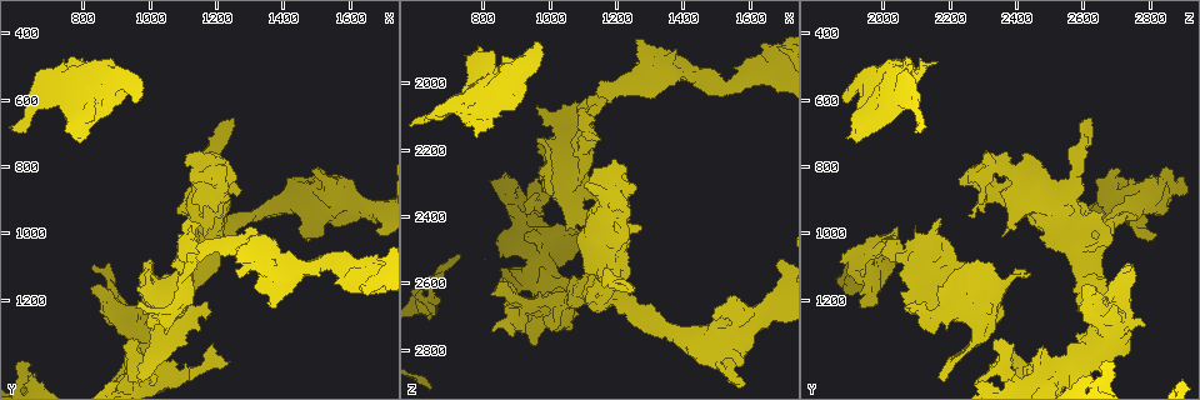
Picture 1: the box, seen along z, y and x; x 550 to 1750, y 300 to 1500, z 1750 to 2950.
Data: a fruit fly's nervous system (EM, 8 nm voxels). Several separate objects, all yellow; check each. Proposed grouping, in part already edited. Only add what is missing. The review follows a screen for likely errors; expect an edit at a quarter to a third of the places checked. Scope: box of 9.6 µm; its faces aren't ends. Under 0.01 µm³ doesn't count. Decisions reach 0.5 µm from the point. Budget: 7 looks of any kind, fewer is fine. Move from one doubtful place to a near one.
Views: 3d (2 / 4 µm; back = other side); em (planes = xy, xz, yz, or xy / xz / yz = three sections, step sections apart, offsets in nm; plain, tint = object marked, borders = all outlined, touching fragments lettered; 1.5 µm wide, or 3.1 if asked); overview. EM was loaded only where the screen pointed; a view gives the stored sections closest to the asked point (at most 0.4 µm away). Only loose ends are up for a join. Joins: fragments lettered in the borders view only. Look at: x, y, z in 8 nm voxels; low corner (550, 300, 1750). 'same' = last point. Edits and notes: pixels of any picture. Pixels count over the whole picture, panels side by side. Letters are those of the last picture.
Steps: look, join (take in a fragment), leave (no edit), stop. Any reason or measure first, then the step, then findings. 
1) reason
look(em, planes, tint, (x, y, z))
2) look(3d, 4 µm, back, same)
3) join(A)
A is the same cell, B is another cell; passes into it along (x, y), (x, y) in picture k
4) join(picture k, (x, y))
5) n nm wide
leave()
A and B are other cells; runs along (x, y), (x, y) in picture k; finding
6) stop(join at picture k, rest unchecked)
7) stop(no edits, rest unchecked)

long arm stops here
look(em, xy, step 4, borders, (830, 1100, 2740))

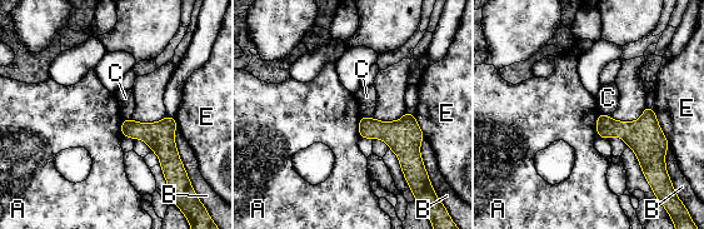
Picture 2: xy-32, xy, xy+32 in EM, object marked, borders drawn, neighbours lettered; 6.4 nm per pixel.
leave()
A, B, C and E are other cells; border along (599, 114), (597, 119), (597, 135) in picture 2; none of them fits

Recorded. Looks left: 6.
branch stops here
look(3d, 2 µm, (1460, 990, 2810))

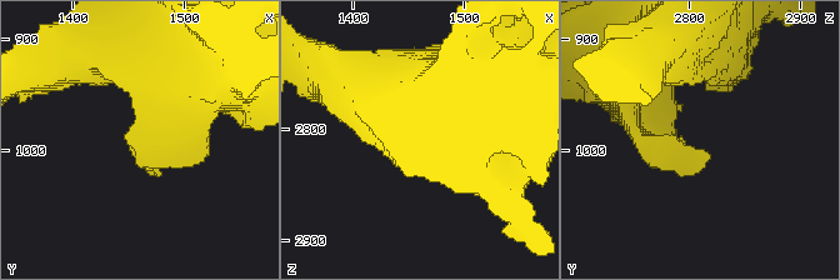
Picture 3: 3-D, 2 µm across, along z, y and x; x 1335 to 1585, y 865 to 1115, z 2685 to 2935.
look(em, xy, step 8, tint, same)

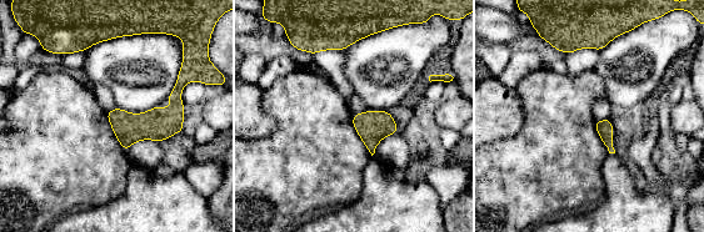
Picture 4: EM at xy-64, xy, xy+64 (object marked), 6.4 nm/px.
cut it another way
look(em, planes, borders, same)

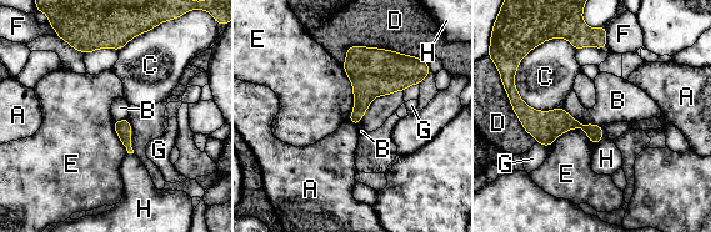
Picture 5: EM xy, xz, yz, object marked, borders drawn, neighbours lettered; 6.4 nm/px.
leave()
A, B, C, D, E, F, G and H are other cells; runs along (519, 101), (537, 122), (600, 134) in picture 5; no lettered fragment goes on from it

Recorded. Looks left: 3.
stops while still wide
look(3d, 2 µm, (790, 710, 1880))

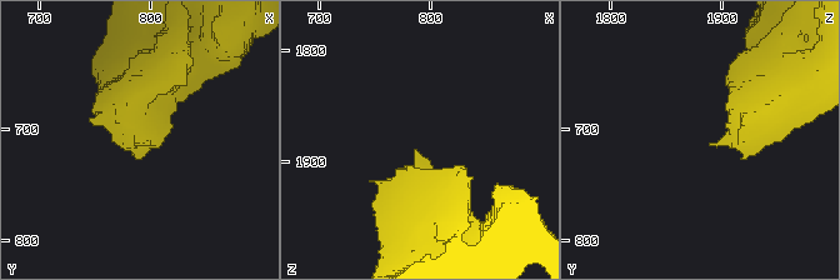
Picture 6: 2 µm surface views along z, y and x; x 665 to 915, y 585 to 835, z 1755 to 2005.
shape alone is not enough
look(em, planes, borders, (788, 716, 1888))

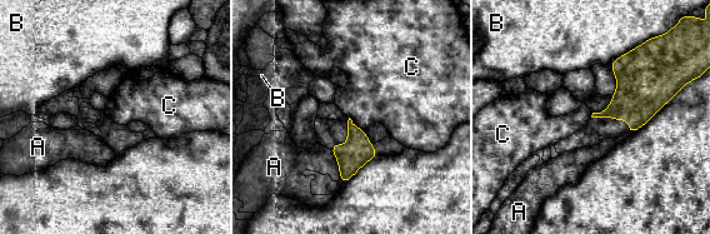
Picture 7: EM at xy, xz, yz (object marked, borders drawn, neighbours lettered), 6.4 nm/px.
leave()
A, B and C are other cells; border along (593, 113), (590, 116) in picture 7; none of them fits

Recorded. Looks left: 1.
stop(no edits, rest unchecked)

